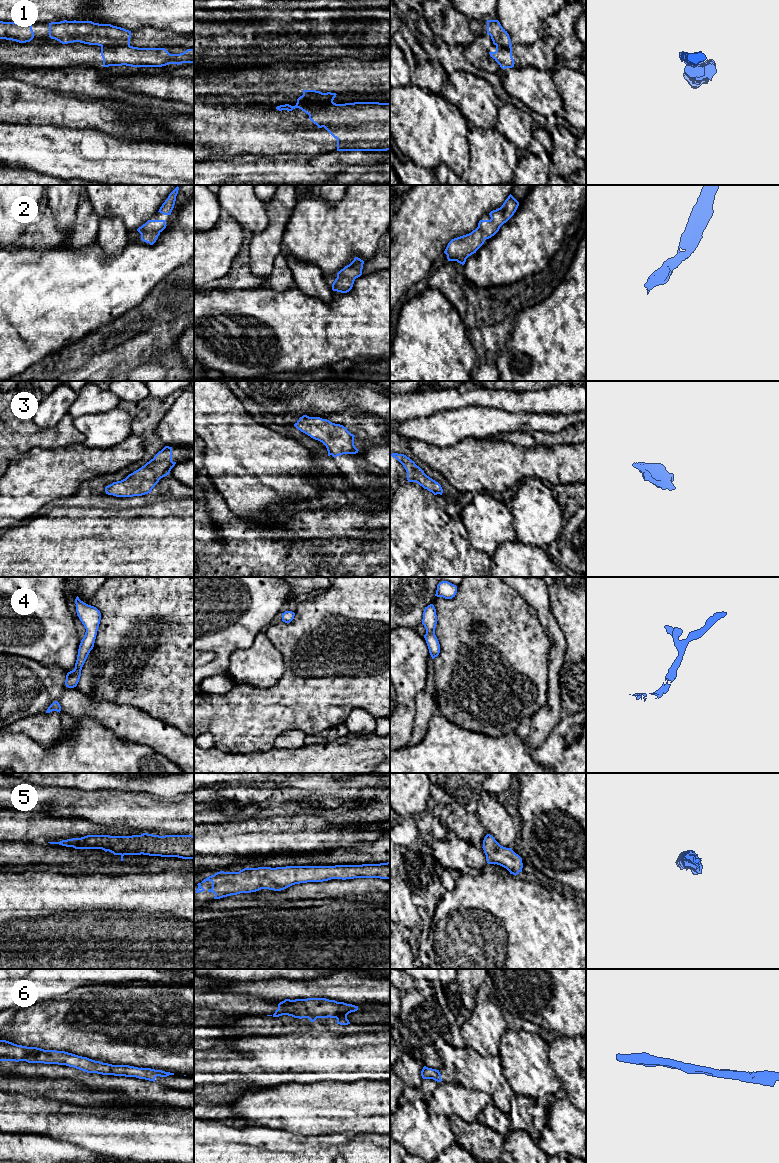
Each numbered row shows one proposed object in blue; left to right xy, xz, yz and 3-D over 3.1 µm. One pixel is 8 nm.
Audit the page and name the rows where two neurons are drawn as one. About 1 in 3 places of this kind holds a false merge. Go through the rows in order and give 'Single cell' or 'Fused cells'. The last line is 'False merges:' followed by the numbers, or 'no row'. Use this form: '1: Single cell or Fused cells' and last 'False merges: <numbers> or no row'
1: Fused cells
2: Single cell
3: Single cell
4: Single cell
5: Single cell
6: Single cell
False merges: 1

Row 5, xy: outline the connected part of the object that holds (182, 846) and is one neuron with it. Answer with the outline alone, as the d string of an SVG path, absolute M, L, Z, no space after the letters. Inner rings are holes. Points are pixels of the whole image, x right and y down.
M143 833L132 836L110 836L110 835L87 835L81 838L72 838L60 842L48 842L50 844L59 844L75 849L102 849L109 851L114 855L120 855L123 861L124 855L149 855L161 857L178 857L182 859L194 859L194 836L192 835L153 835Z

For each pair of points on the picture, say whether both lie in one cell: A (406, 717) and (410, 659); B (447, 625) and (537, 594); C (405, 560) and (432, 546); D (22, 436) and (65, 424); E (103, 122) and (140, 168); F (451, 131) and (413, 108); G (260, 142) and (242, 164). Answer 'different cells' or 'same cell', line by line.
A: same cell
B: different cells
C: different cells
D: same cell
E: different cells
F: same cell
G: different cells

